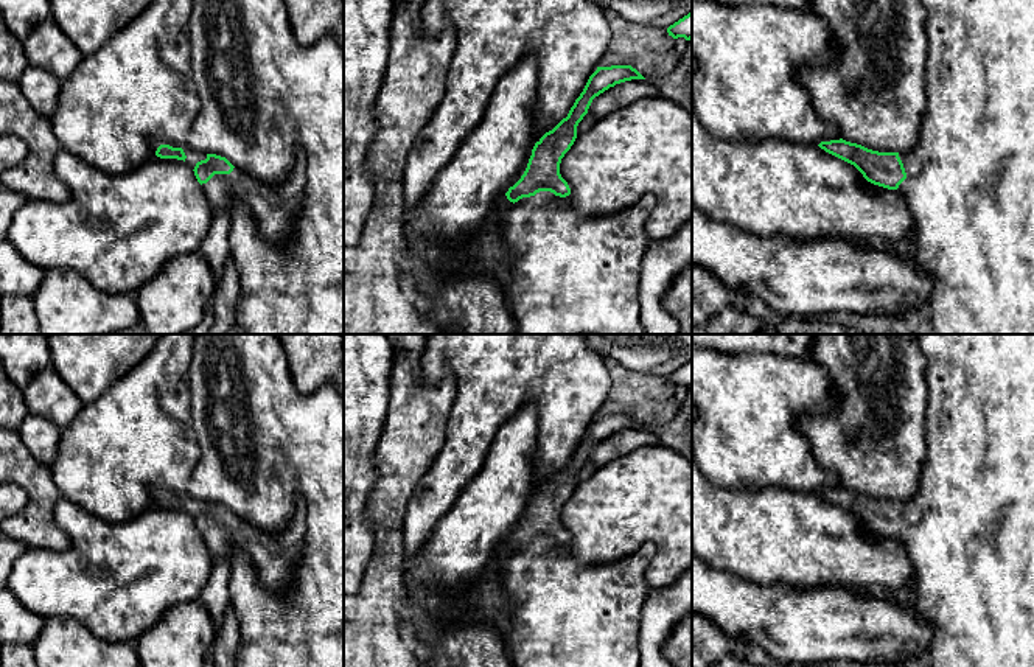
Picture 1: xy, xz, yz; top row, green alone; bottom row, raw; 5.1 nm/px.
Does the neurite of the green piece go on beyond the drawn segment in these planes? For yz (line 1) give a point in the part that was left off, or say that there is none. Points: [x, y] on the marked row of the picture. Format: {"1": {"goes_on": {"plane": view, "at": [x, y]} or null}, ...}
{"1": {"goes_on": {"plane": "yz", "at": [969, 188]}}}

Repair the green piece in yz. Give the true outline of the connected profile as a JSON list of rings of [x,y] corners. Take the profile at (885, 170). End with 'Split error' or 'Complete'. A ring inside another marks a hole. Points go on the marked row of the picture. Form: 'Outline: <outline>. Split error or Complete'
Outline: [[[919,0],[925,11],[927,110],[917,146],[906,152],[879,152],[840,140],[821,141],[826,152],[854,165],[879,187],[897,190],[913,219],[916,261],[931,277],[925,313],[936,334],[1034,334],[1034,0]]]. Split error

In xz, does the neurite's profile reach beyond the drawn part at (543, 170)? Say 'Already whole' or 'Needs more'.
Needs more

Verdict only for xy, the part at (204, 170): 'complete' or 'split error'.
split error

